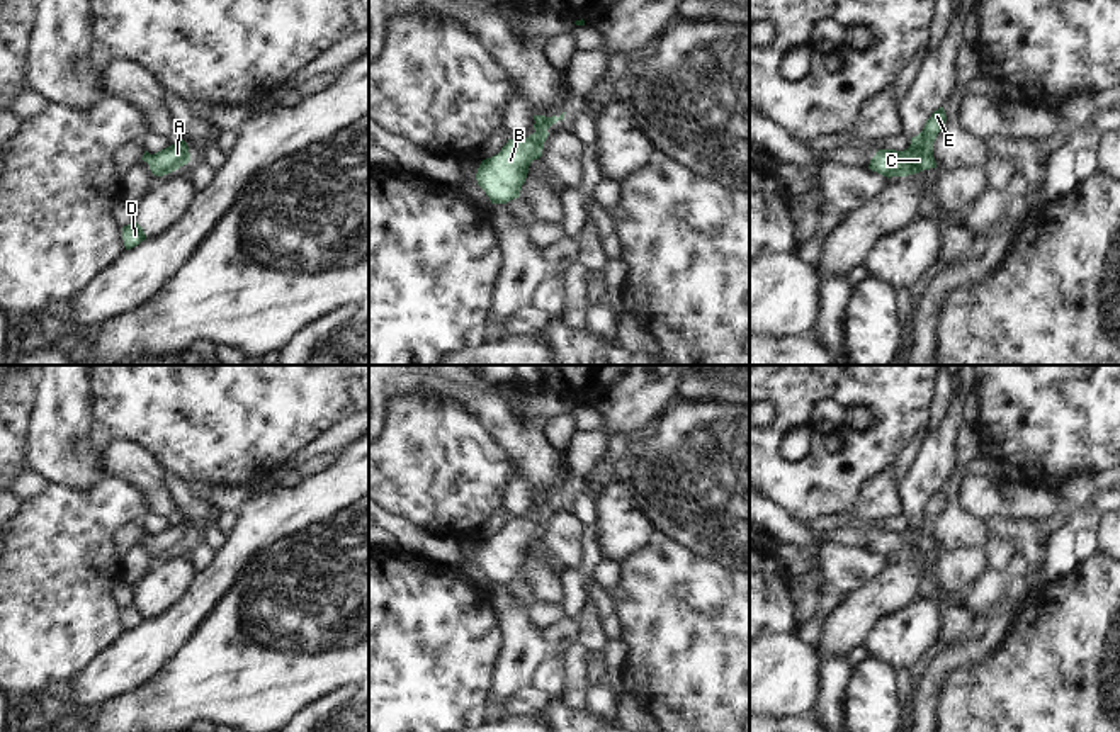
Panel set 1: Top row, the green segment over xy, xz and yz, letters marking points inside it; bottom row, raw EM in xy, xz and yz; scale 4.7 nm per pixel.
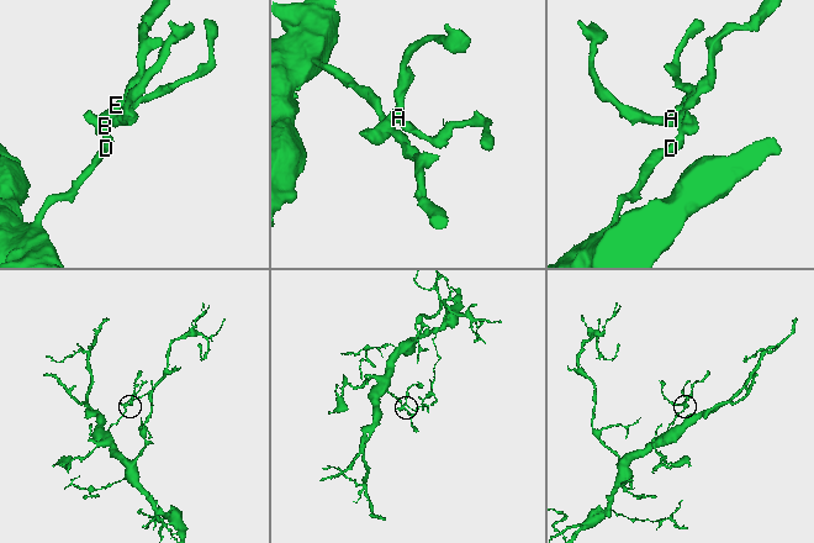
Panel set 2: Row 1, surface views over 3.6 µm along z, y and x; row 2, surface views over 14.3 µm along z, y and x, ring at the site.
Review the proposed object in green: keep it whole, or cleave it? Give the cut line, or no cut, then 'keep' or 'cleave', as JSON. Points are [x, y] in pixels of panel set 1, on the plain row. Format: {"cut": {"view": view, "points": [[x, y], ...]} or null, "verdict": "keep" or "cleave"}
{"cut": null, "verdict": "keep"}

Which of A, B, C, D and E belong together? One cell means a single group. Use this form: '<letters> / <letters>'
A B C D E

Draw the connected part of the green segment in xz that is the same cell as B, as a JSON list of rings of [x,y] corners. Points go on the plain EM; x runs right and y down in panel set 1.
[[[564,494],[559,498],[534,496],[534,515],[508,520],[498,535],[481,542],[476,560],[491,584],[506,584],[520,577],[530,543],[542,537],[544,523],[549,516],[547,510],[563,501]]]

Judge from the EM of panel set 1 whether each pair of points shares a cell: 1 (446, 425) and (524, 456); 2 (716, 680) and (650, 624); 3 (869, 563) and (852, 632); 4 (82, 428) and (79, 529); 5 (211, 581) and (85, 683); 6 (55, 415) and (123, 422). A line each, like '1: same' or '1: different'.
1: different
2: same
3: different
4: different
5: same
6: different

